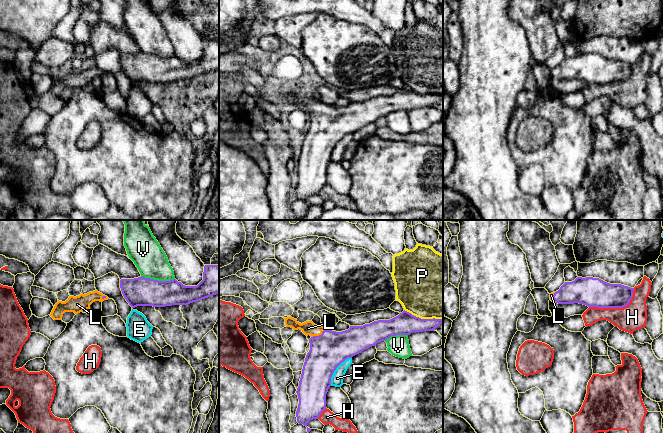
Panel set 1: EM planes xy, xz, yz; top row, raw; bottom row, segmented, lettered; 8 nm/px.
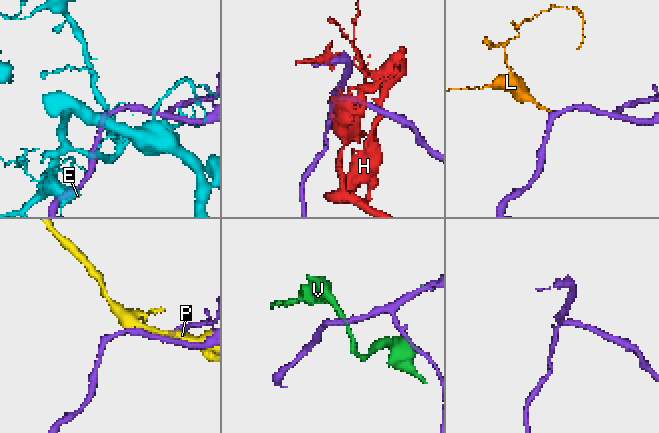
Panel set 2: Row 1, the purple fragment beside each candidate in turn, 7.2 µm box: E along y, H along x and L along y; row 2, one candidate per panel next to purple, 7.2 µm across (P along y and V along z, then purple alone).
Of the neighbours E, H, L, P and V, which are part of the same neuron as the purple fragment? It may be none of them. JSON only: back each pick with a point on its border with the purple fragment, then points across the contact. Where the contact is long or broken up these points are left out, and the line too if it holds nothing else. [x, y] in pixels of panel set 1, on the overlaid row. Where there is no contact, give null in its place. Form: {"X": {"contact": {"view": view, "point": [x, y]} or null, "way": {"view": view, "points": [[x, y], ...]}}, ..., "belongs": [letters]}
{"L": {"contact": {"view": "xz", "point": [321, 334]}, "way": {"view": "xz", "points": [[327, 351], [321, 334], [308, 328]]}}, "belongs": ["L"]}

